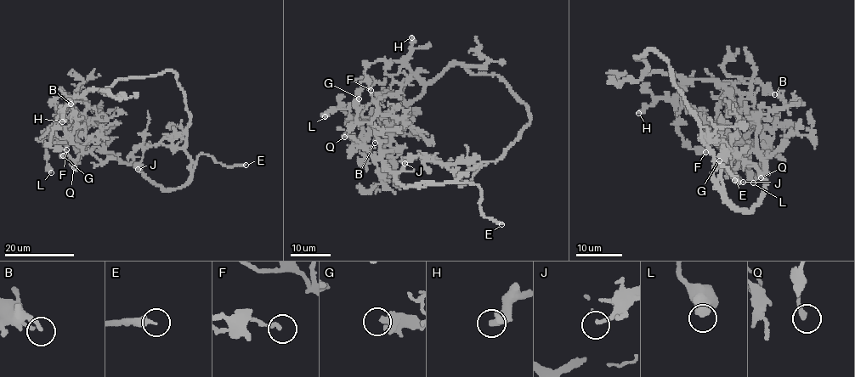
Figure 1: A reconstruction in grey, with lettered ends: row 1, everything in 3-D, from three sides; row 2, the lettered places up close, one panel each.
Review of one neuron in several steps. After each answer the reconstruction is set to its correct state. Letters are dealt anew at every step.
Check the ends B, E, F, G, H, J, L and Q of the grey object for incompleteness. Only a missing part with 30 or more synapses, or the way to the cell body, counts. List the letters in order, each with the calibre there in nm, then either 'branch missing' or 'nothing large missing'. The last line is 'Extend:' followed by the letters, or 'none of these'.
B: 200 nm | nothing large missing
E: 280 nm | branch missing
F: 200 nm | nothing large missing
G: 500 nm | nothing large missing
H: 400 nm | branch missing
J: 190 nm | nothing large missing
L: 600 nm | nothing large missing
Q: 240 nm | nothing large missing
Extend: E, H

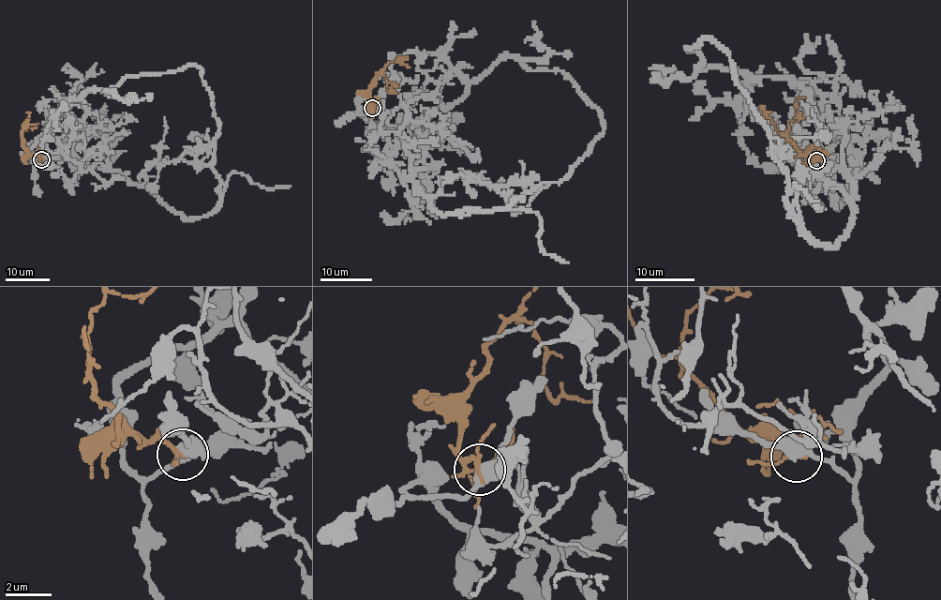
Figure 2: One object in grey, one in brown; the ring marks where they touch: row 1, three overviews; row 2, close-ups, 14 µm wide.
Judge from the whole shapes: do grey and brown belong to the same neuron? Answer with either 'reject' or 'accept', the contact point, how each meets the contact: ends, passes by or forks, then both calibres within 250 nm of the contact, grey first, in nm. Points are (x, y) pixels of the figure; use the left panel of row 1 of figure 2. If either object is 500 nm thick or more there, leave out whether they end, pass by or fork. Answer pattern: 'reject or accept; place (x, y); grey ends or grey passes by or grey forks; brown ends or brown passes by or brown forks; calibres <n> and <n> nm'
reject; place (41, 159); calibres 500 and 180 nm

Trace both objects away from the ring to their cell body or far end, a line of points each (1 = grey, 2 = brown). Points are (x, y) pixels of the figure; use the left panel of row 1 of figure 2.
1: (41, 159), (30, 161), (31, 144), (52, 134), (188, 219), (209, 215), (232, 172), (290, 187)
2: (41, 159), (28, 156), (22, 142), (28, 112)

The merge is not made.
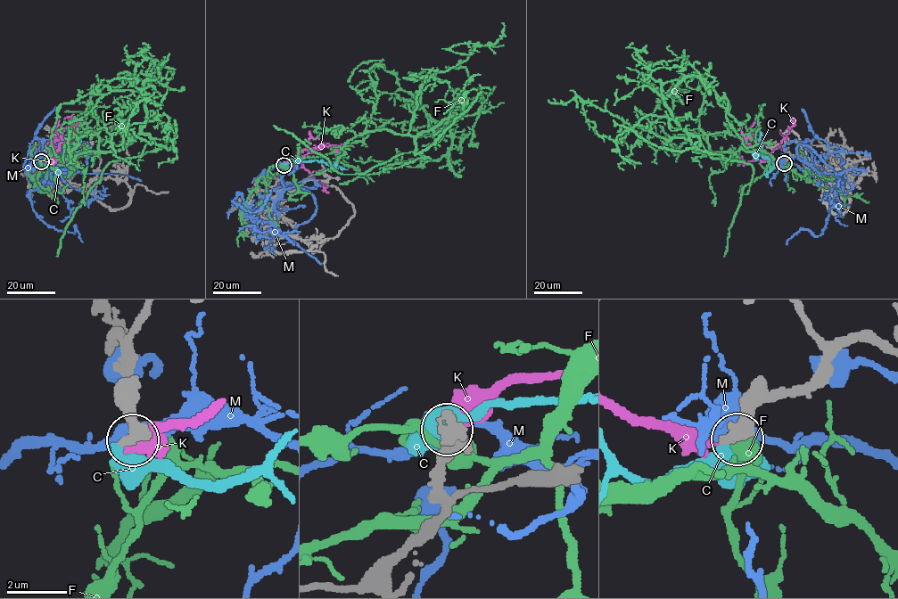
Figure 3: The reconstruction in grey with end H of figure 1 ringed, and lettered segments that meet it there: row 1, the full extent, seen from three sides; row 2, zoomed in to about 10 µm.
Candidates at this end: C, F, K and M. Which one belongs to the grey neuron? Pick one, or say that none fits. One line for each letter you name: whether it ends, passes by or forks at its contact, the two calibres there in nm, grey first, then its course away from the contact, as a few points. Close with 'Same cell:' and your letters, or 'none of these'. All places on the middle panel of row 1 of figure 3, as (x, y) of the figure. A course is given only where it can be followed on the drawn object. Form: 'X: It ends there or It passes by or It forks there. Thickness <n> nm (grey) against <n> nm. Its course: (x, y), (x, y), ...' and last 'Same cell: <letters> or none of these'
C: It ends there. Thickness 550 nm (grey) against 800 nm. Its course: (284, 165), (317, 160), (348, 169)
Same cell: C

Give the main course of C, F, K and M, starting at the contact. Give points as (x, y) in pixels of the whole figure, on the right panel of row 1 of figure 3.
C: (784, 163), (775, 167), (769, 159), (762, 157), (760, 131)
F: (784, 163), (746, 134), (711, 134), (707, 151), (692, 151), (664, 98), (700, 77), (744, 145), (772, 144)
K: (783, 163), (759, 160), (750, 143), (743, 142), (739, 121)
M: (784, 163), (805, 171), (820, 167), (841, 183), (824, 194), (829, 212), (822, 233), (802, 229), (786, 245)

